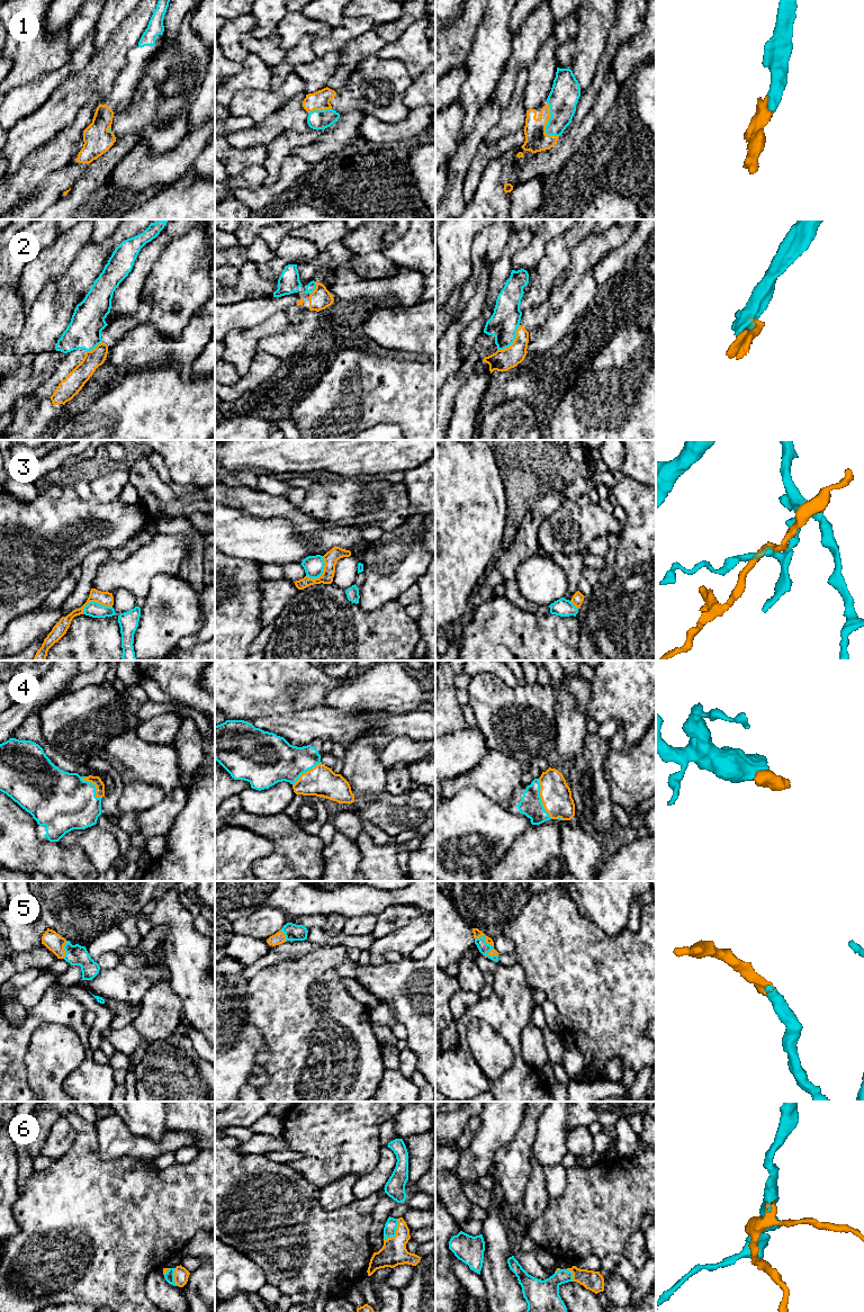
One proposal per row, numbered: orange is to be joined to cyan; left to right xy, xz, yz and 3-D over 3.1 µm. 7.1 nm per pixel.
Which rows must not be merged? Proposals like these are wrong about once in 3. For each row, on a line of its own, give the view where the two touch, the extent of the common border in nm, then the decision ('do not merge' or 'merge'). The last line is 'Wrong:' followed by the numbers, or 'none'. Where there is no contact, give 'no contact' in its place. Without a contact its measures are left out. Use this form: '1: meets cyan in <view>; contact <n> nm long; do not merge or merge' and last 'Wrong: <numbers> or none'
1: meets cyan in yz; contact 260 nm long; merge
2: meets cyan in yz; contact 240 nm long; do not merge
3: meets cyan in xy; contact 220 nm long; do not merge
4: meets cyan in yz; contact 300 nm long; merge
5: meets cyan in yz; contact 200 nm long; merge
6: meets cyan in xz; contact 190 nm long; merge
Wrong: 2, 3

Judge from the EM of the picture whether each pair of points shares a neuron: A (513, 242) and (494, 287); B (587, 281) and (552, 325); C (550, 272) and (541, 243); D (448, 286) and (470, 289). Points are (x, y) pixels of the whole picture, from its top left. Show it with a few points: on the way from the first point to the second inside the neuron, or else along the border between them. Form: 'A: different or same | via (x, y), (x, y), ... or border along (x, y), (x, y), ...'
A: same | via (507, 253), (498, 276)
B: same | via (584, 293), (564, 314)
C: different | border along (561, 233), (548, 242), (539, 264), (529, 275)
D: different | border along (471, 262), (471, 275), (461, 287)

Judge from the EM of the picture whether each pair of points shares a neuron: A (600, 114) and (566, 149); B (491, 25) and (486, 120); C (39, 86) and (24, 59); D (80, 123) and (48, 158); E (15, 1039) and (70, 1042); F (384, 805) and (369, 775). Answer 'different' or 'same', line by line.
A: same
B: different
C: different
D: same
E: different
F: different

